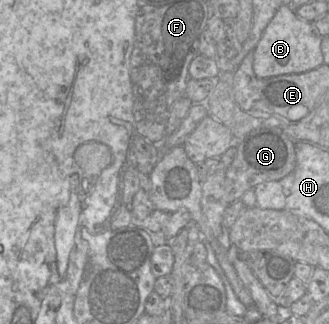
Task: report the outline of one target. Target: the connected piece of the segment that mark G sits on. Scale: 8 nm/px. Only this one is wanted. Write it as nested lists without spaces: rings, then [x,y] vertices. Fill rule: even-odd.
[[[259,128],[241,140],[236,140],[236,155],[228,168],[219,168],[210,173],[202,183],[201,209],[213,235],[225,250],[231,246],[229,229],[223,224],[226,208],[249,189],[267,181],[275,181],[289,175],[296,167],[294,142],[278,128]]]

